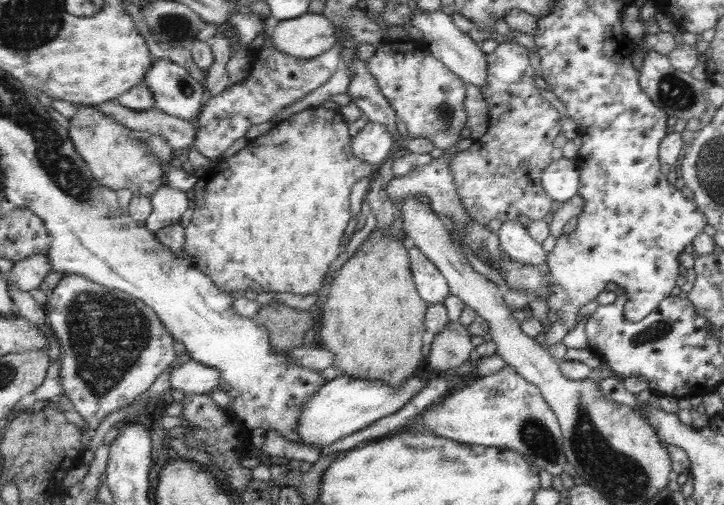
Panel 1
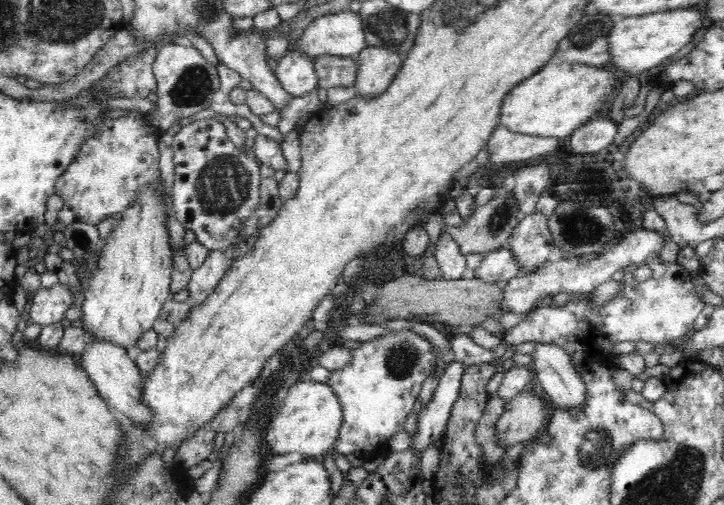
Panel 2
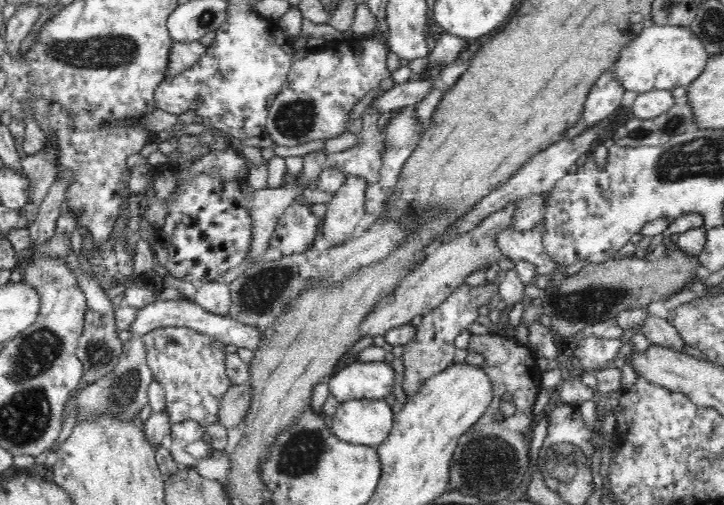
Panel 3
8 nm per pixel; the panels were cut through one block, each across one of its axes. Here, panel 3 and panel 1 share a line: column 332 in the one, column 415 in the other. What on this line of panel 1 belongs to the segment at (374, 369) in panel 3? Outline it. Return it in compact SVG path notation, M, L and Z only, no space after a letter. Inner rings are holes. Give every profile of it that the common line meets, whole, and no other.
M348 375L337 376L327 381L324 388L316 392L314 398L307 404L299 424L299 433L307 444L321 450L354 432L368 428L370 424L386 416L396 414L406 404L410 404L410 400L418 396L426 388L426 384L427 381L414 376L403 388L395 390L389 382L383 380L368 380Z

